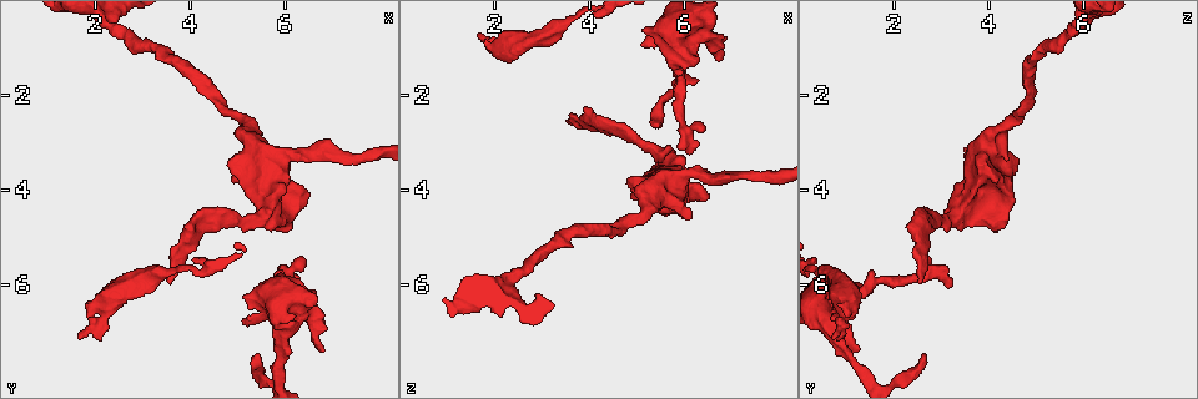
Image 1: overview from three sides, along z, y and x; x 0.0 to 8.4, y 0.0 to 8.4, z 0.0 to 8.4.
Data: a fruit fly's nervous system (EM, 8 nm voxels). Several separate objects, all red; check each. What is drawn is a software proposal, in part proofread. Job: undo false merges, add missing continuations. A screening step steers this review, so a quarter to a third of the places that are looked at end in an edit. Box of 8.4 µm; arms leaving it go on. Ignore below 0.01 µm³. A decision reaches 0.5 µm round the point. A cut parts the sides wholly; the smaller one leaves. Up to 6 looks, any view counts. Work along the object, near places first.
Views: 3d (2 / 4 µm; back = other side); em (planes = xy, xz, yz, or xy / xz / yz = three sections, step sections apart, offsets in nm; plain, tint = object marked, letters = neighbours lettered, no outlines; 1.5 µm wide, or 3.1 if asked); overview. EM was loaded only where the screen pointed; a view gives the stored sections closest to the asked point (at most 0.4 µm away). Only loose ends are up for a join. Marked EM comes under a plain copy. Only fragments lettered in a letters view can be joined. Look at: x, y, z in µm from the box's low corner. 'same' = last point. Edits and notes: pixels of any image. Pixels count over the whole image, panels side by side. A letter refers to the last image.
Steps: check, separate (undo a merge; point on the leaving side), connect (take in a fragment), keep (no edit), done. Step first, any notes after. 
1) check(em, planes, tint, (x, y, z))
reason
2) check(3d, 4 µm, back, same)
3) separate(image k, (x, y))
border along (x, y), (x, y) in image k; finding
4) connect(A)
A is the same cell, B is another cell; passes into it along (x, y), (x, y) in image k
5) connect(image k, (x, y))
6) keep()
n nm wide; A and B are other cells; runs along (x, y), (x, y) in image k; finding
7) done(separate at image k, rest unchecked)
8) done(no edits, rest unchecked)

check(3d, 4 µm, (5.45, 7.50, 2.70))
an open end

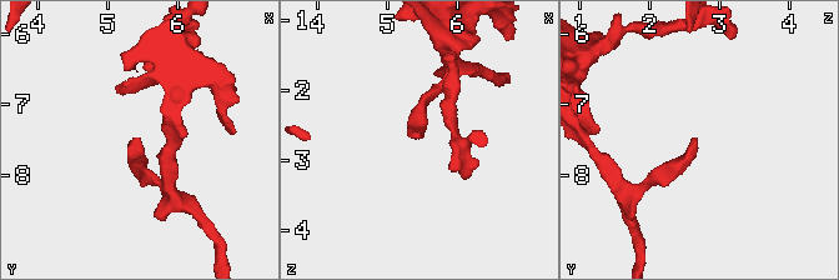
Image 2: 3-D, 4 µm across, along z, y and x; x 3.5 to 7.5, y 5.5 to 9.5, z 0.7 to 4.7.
check(em, yz, step 8, tint, (5.45, 7.45, 2.65))
now the EM

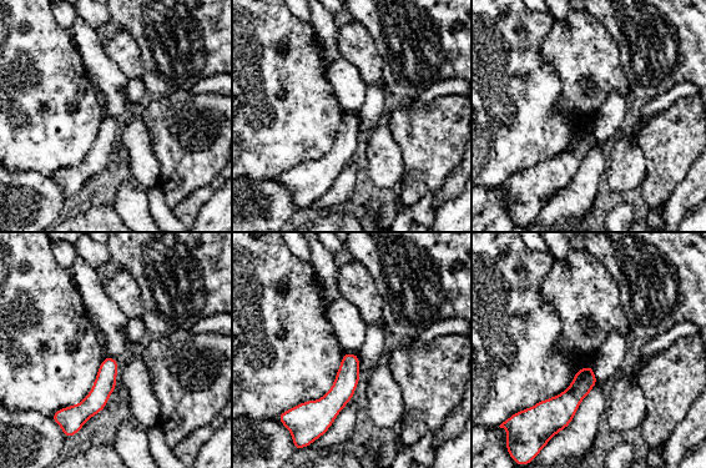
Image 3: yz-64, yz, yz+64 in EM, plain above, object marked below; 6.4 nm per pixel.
check(em, xy, step 4, letters, same)

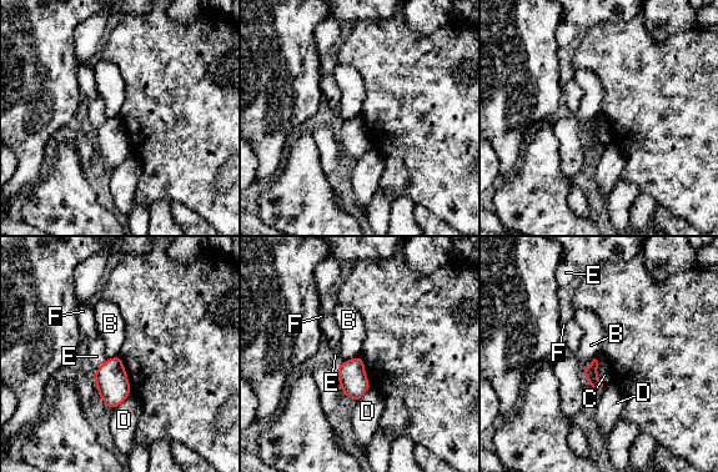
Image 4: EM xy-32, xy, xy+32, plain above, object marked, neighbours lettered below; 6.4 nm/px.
keep()
B, C, D, E and F are other cells; border along (358, 355), (342, 362) in image 4; none of them fits

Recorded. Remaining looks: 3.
check(3d, 2 µm, (3.60, 6.00, 2.55))
branch stops here

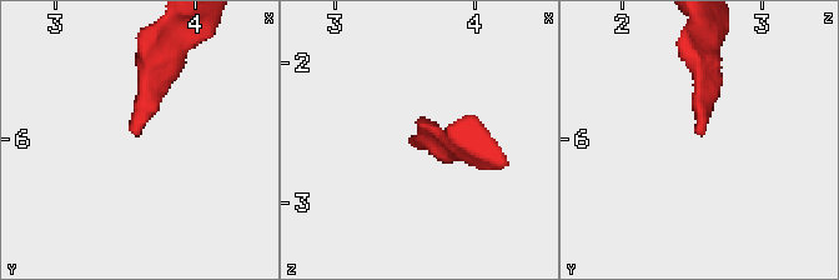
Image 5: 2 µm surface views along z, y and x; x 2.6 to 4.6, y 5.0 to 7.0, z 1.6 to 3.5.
check(em, xy, step 4, tint, (3.56, 5.96, 2.56))
shape alone is not enough

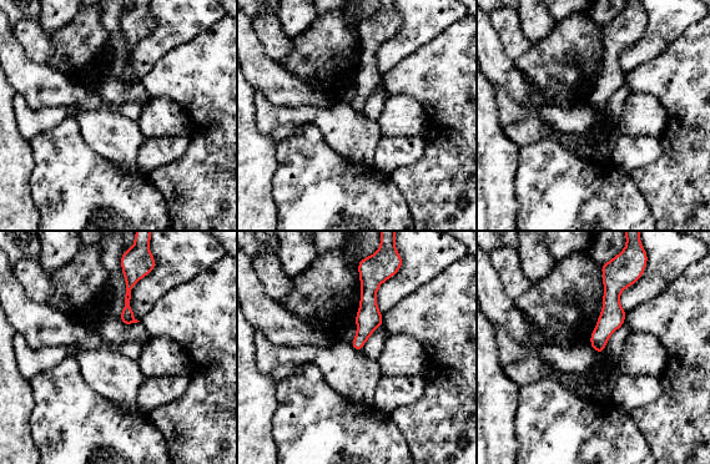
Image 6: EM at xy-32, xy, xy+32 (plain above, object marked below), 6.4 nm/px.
check(em, planes, letters, same)
cut it another way

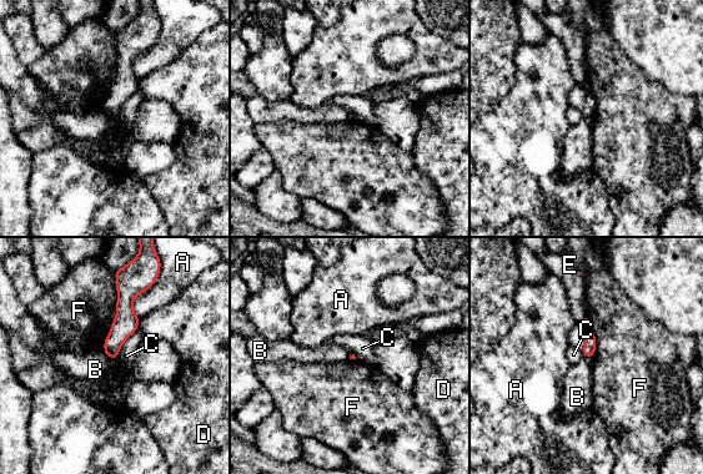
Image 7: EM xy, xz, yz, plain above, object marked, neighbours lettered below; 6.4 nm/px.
keep()
A, B, C, D, E and F are other cells; border along (103, 351), (114, 361) in image 7; none of them fits

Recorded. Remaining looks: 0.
done(no edits, rest unchecked)

